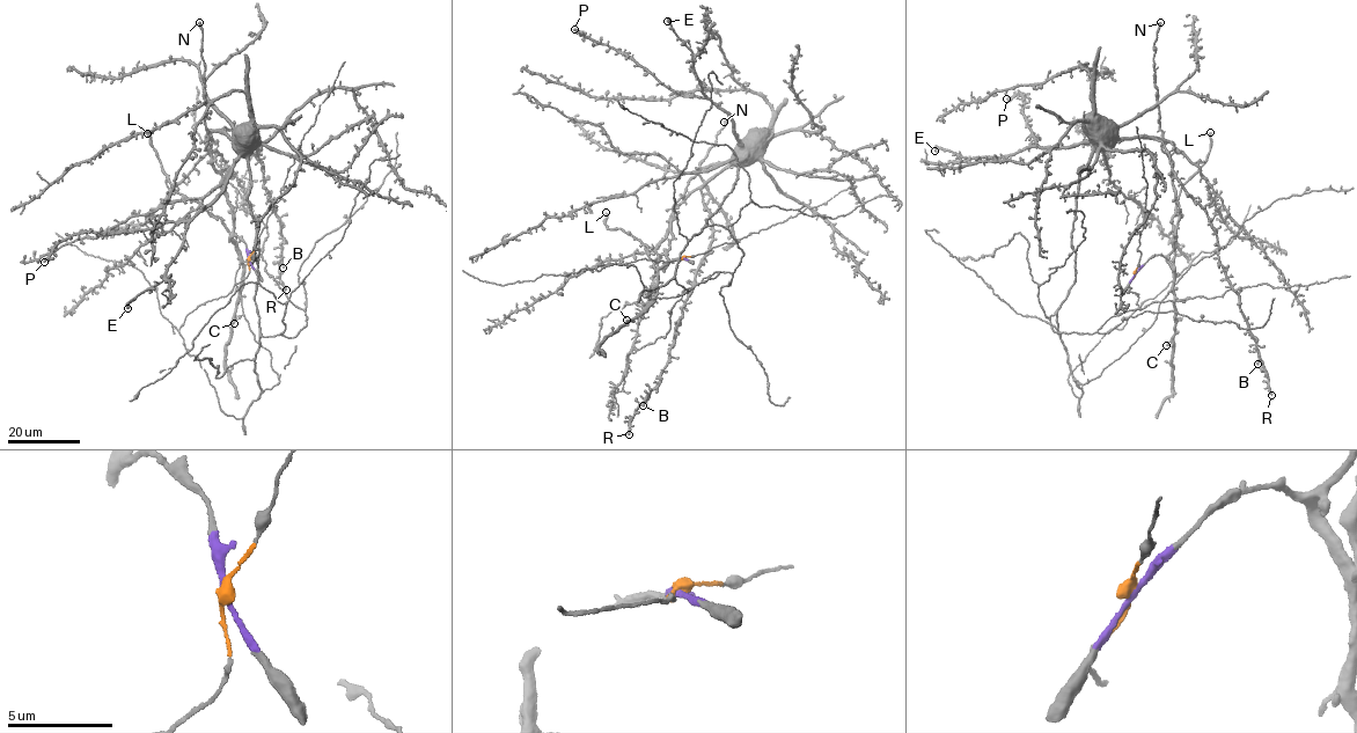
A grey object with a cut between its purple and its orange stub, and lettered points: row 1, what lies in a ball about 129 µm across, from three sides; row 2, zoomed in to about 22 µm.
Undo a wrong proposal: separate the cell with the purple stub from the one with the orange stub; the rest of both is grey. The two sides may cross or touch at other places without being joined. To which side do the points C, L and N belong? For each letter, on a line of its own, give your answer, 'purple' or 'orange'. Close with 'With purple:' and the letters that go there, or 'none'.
C: purple
L: purple
N: purple
With purple: C, L, N

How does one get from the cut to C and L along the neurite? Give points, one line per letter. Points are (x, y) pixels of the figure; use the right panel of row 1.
C: (1136, 273), (1159, 255), (1166, 258), (1171, 269), (1174, 337), (1166, 345)
L: (1136, 273), (1159, 255), (1173, 262), (1176, 240), (1172, 220), (1182, 185), (1207, 160), (1210, 132)

